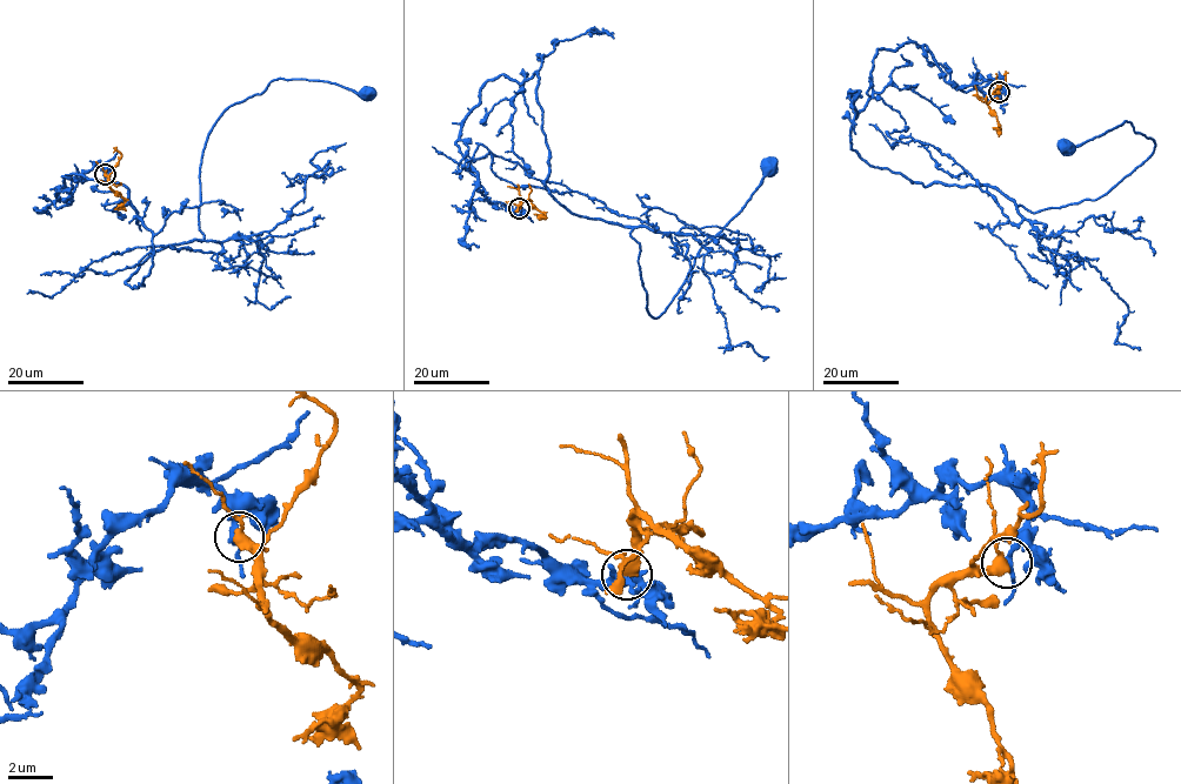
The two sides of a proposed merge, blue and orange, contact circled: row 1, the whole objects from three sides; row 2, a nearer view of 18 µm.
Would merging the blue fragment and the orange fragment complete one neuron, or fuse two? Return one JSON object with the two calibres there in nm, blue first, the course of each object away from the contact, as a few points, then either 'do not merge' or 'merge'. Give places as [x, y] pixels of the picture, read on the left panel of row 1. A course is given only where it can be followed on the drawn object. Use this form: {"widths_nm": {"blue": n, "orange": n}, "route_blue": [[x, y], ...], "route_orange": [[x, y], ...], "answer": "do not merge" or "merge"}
{"widths_nm": {"blue": 240, "orange": 400}, "route_blue": [[104, 174], [68, 200], [74, 173], [127, 189], [144, 286], [204, 239], [225, 109], [279, 78], [365, 94]], "route_orange": [[105, 174], [109, 188], [125, 200], [114, 209]], "answer": "do not merge"}

